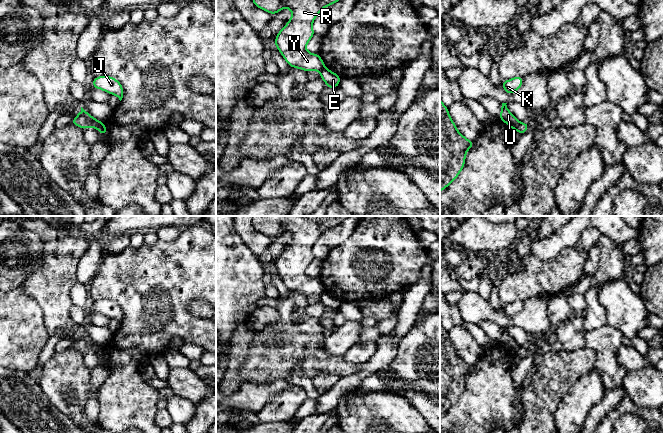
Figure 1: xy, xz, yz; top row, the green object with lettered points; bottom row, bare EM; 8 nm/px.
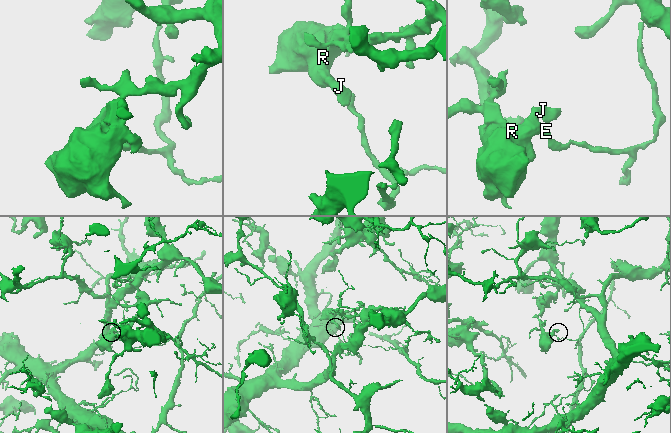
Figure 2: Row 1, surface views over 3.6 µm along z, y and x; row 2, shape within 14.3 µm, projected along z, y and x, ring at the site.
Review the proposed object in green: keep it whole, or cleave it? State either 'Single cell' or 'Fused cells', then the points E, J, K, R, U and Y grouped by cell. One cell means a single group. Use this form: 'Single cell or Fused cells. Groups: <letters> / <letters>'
Fused cells. Groups: E / J K R U Y

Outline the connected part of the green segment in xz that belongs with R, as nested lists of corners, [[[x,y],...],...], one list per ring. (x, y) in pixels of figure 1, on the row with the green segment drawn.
[[[252,0],[254,6],[271,15],[277,14],[282,8],[290,8],[292,17],[279,31],[274,45],[280,51],[290,67],[306,72],[325,69],[319,54],[306,51],[306,45],[315,35],[312,23],[319,12],[339,0]]]

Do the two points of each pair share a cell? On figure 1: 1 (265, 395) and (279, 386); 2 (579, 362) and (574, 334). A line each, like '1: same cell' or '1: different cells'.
1: same cell
2: different cells

